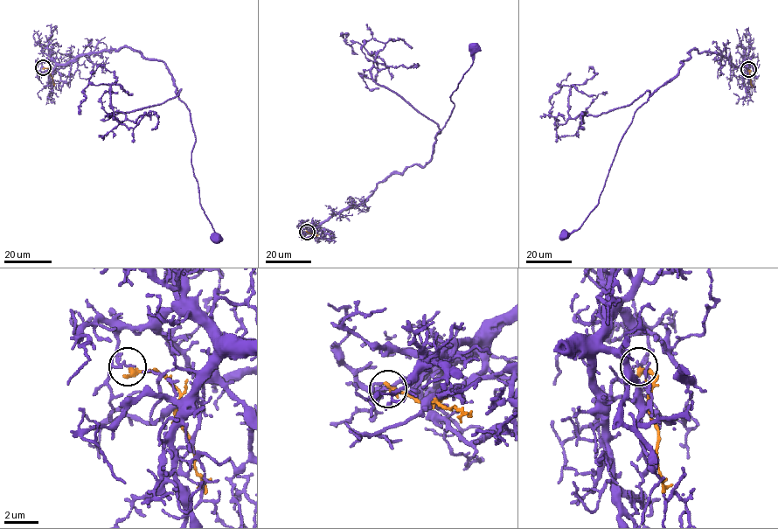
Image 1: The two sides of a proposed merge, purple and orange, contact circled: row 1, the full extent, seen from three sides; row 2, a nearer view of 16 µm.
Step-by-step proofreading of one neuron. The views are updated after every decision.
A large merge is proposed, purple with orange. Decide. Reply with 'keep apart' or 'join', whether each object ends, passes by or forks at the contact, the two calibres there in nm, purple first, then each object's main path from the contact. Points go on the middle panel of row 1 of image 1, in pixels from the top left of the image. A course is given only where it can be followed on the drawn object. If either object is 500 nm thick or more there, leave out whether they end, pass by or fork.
keep apart; purple passes by; orange ends there; 130 nm thick on the purple side, 280 nm on the other; purple runs (306, 232), (360, 205), (385, 178), (431, 159), (435, 135), (454, 107), (451, 96), (473, 62), (473, 47); orange runs (307, 232), (317, 235)

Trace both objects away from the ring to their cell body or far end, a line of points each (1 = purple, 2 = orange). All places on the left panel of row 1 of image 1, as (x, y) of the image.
1: (43, 67), (49, 59), (66, 64), (124, 47), (162, 61), (190, 111), (191, 164), (215, 237)
2: (44, 67), (51, 71), (54, 86)

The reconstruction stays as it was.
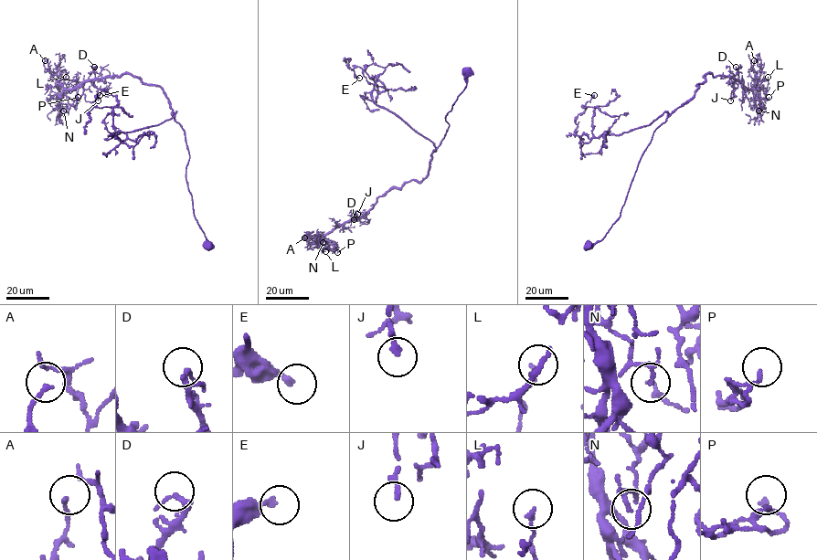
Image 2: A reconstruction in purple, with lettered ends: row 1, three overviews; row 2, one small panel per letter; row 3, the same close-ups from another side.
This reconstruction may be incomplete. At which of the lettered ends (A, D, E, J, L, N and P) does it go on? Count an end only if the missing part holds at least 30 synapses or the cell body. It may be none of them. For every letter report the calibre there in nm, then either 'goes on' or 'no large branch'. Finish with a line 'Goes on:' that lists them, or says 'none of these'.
A: calibre 140 nm; no large branch
D: calibre 170 nm; goes on
E: calibre 200 nm; no large branch
J: calibre 190 nm; no large branch
L: calibre 150 nm; no large branch
N: calibre 130 nm; no large branch
P: calibre 90 nm; no large branch
Goes on: D

